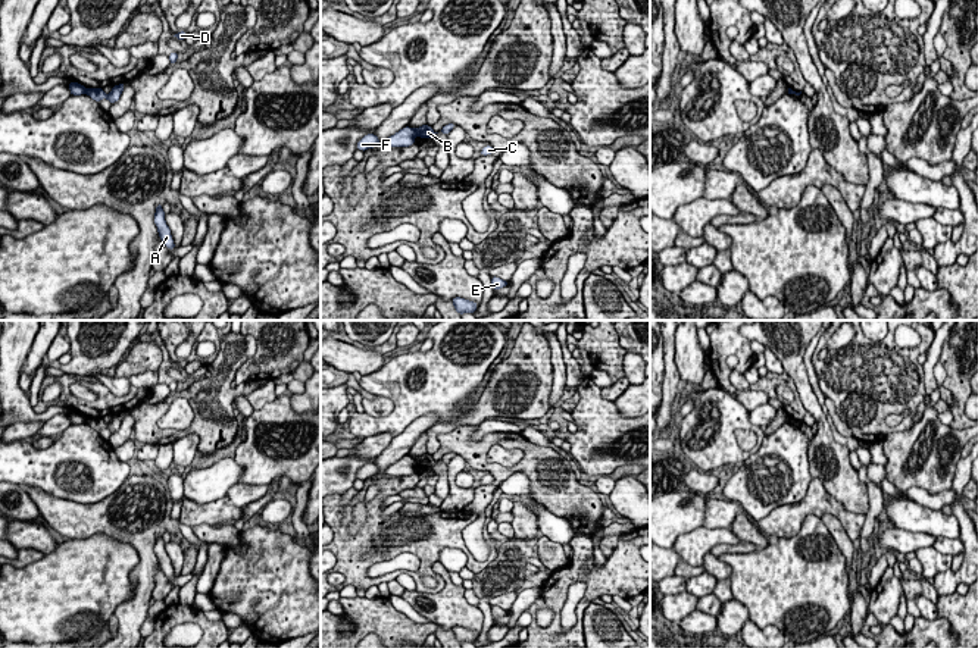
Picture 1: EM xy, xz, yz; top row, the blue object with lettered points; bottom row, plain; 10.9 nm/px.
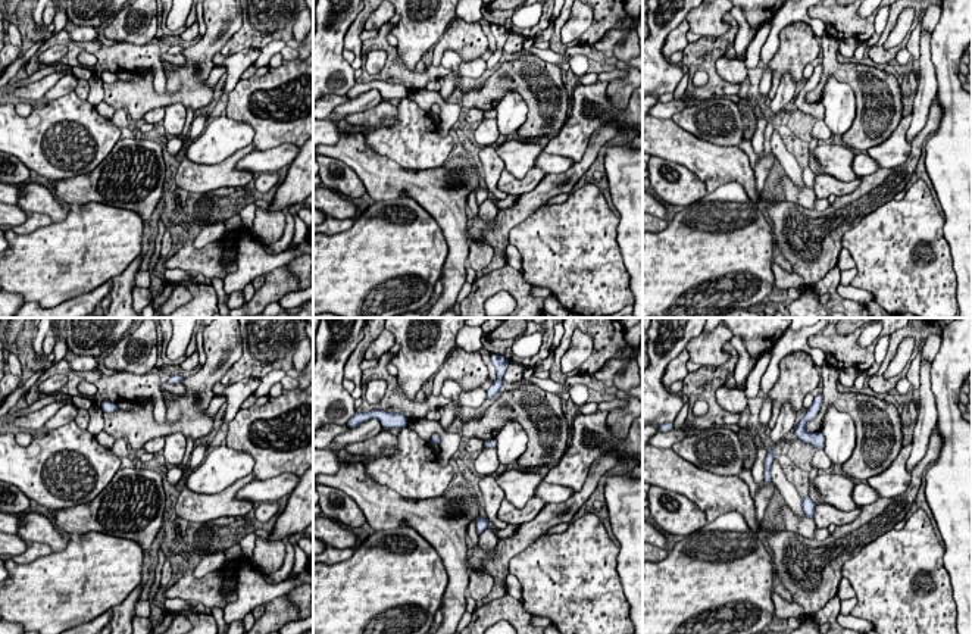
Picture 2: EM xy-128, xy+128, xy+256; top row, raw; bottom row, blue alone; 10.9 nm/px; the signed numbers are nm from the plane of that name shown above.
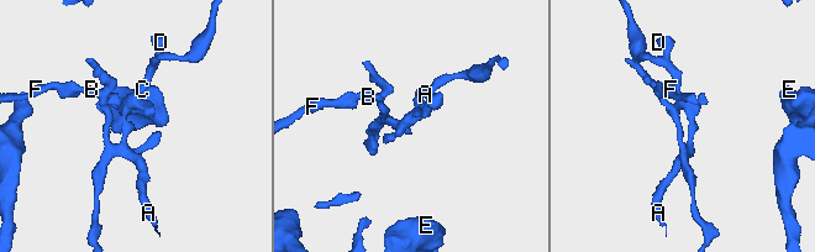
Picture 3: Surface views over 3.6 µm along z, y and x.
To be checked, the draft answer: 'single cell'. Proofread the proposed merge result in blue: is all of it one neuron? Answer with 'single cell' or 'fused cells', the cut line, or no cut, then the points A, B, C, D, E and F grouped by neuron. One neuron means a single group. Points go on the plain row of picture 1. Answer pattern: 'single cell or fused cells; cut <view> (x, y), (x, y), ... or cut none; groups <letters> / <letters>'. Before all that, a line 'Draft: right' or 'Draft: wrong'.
Draft: wrong
fused cells; cut xy (87, 418), (84, 422); groups A B C D / E F

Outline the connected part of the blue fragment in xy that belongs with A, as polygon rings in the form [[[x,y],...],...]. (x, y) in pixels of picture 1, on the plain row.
[[[159,532],[156,535],[154,552],[157,555],[157,561],[159,561],[160,569],[163,570],[163,573],[169,579],[175,579],[175,573],[174,573],[172,564],[171,564],[171,558],[166,554],[166,550],[165,550],[165,541],[162,538],[162,532]]]

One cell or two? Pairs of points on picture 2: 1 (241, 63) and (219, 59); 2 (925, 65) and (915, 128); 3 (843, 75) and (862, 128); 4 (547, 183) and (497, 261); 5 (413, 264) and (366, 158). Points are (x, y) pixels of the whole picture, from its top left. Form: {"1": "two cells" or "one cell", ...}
{"1": "one cell", "2": "one cell", "3": "one cell", "4": "one cell", "5": "two cells"}

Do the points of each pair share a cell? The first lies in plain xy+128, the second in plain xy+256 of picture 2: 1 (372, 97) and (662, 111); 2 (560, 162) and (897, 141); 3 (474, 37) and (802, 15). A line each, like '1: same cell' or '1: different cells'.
1: same cell
2: different cells
3: different cells

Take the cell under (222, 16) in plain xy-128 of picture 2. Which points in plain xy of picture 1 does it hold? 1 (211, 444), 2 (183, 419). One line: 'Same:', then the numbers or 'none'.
Same: 1

